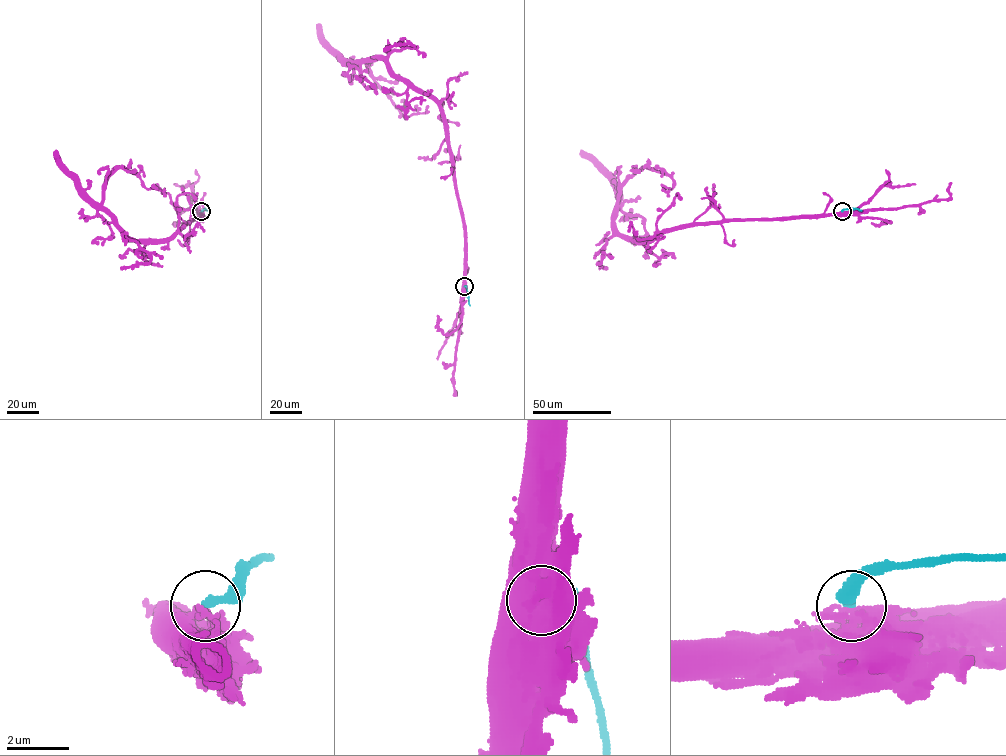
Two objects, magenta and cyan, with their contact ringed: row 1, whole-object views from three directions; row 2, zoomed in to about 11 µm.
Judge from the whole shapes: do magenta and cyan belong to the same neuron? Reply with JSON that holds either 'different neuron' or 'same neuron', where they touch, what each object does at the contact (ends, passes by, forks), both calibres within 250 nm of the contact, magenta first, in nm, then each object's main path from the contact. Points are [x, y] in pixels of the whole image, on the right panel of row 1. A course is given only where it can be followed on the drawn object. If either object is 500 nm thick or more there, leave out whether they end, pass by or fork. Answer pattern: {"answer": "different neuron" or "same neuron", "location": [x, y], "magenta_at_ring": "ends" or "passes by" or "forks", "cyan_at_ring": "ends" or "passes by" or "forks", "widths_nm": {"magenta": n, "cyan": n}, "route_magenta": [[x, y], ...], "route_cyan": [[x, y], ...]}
{"answer": "different neuron", "location": [842, 211], "magenta_at_ring": "ends", "cyan_at_ring": "ends", "widths_nm": {"magenta": 480, "cyan": 320}, "route_magenta": [[842, 211], [710, 222], [670, 229], [651, 239], [630, 239], [615, 226], [618, 194]], "route_cyan": [[842, 211], [855, 208], [861, 210]]}

